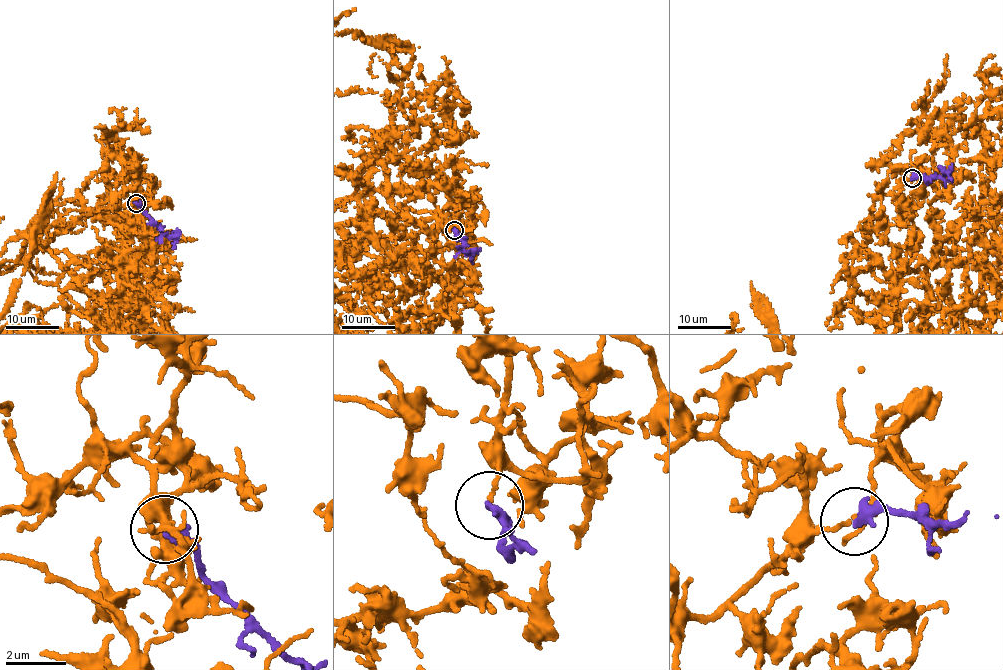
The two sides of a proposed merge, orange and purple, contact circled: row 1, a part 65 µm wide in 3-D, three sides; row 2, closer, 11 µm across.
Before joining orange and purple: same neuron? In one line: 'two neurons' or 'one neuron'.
two neurons

